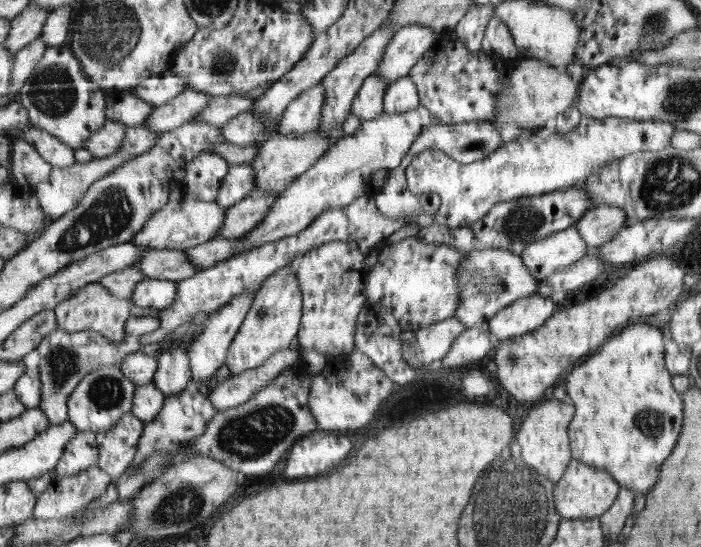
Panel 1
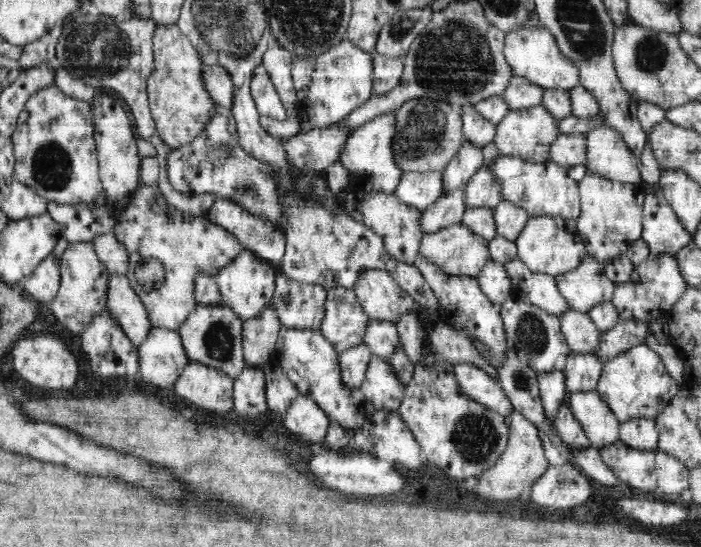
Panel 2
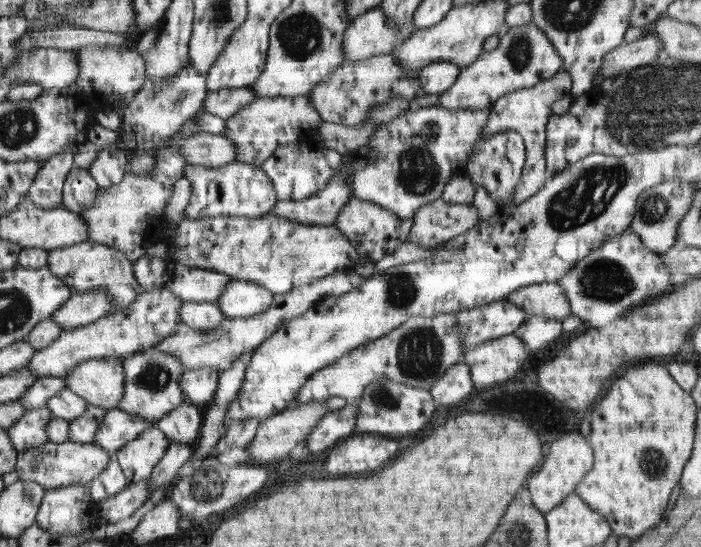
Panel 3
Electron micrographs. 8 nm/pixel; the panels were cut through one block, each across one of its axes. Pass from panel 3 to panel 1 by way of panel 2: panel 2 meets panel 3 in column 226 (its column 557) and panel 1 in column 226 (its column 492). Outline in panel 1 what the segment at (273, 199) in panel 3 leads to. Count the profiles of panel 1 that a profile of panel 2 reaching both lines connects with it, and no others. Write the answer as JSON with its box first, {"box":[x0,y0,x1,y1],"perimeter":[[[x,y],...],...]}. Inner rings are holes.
{"box":[182,152,230,202],"perimeter":[[[201,152],[186,165],[186,177],[182,178],[183,191],[190,197],[194,197],[204,202],[214,202],[219,196],[220,182],[226,177],[230,165],[214,152]]]}

